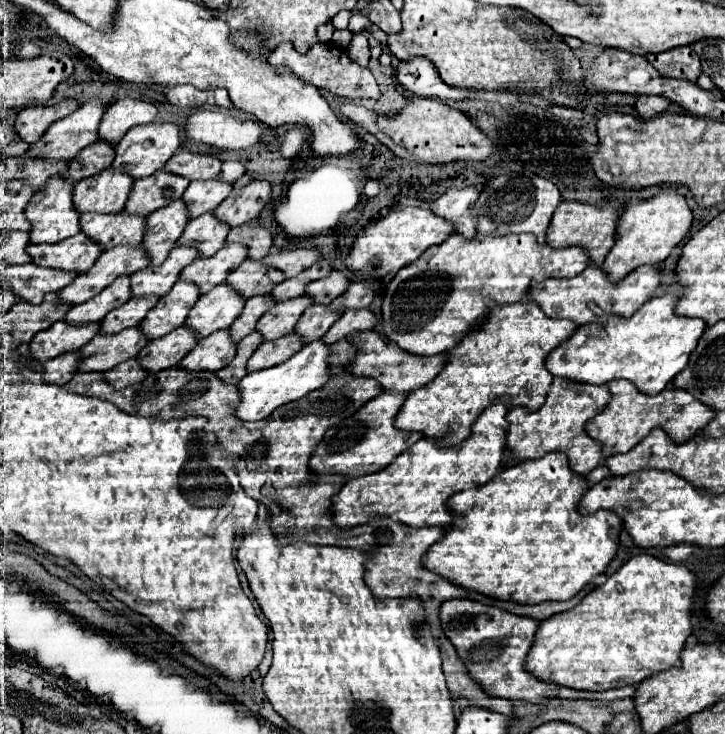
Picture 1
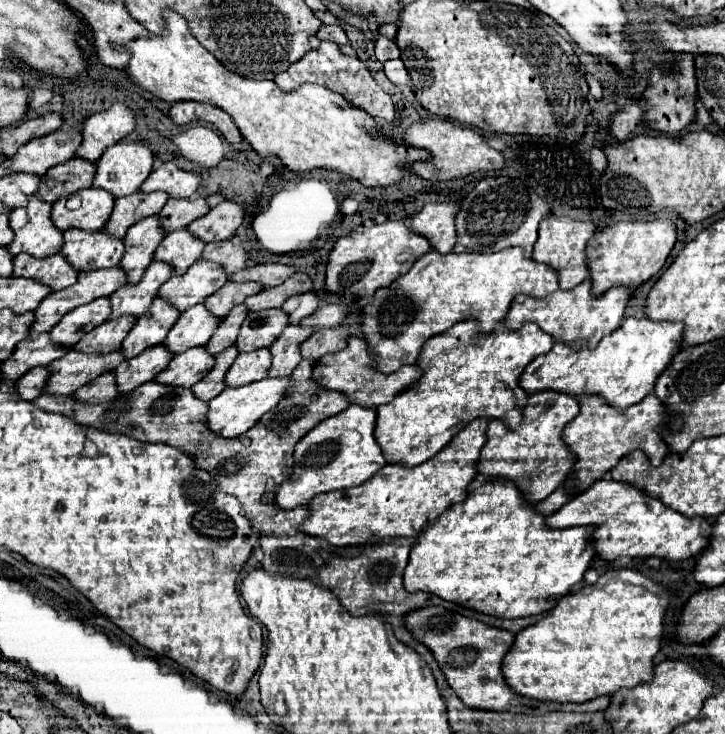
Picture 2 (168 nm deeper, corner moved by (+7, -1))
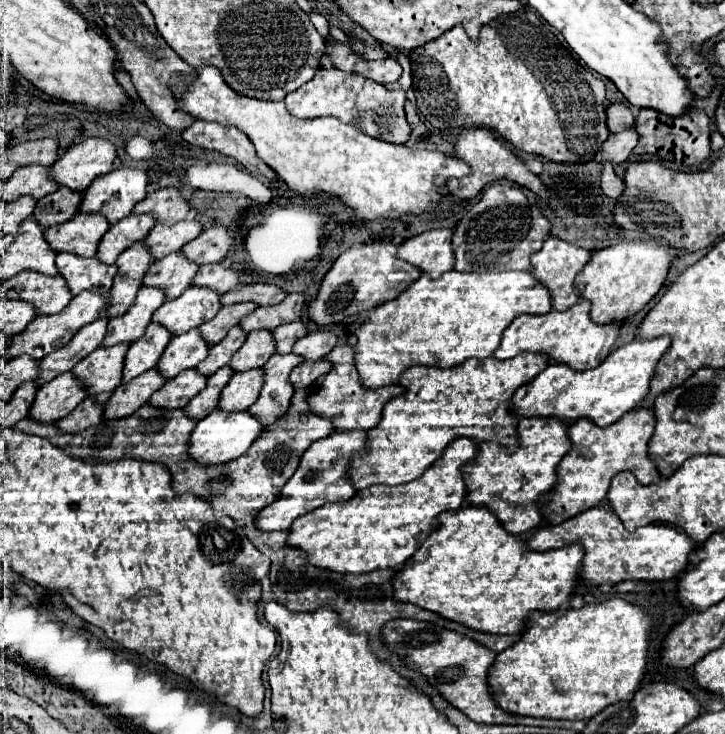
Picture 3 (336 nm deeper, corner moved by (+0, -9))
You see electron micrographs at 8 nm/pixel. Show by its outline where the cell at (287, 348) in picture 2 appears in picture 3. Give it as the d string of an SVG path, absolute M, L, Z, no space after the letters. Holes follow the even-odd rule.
M289 352L289 354L275 354L263 366L265 384L257 402L251 406L251 414L255 414L265 426L271 426L277 418L281 418L287 412L289 400L295 390L289 382L289 374L301 362L303 358L299 354Z

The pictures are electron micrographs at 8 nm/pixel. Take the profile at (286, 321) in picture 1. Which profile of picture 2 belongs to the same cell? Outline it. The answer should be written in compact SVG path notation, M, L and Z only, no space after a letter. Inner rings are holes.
M280 308L250 312L240 328L236 348L240 352L252 352L258 348L268 348L288 324L288 314Z

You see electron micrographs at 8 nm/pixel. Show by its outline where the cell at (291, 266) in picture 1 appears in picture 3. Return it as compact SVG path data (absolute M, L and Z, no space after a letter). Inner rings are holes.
M255 282L255 284L239 284L235 290L229 290L227 294L221 296L221 304L235 304L235 302L255 302L259 306L269 306L269 304L279 304L285 298L283 288L277 284L265 284L265 282Z

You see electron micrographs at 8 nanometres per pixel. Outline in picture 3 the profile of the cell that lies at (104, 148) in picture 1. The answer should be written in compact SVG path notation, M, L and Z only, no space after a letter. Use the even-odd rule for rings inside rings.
M61 186L53 194L47 194L37 202L33 218L41 222L45 228L55 226L59 222L67 222L77 214L81 206L81 198L83 192L75 192L67 186Z

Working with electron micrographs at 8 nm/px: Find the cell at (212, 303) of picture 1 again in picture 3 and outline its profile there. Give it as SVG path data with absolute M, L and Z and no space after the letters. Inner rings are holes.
M199 328L189 330L187 334L173 336L157 364L157 370L165 378L175 378L181 370L195 368L199 362L203 362L209 350L211 350L211 344L207 344Z

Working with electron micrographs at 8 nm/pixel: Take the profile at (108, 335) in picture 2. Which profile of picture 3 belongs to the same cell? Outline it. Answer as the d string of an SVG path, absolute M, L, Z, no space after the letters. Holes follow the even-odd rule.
M121 342L119 346L99 346L87 358L83 358L73 372L79 374L79 378L87 384L89 394L113 392L121 384L127 350L127 342Z

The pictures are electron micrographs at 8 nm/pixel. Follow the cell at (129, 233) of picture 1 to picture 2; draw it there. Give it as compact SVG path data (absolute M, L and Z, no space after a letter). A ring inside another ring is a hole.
M66 230L64 232L64 246L60 248L60 254L72 266L82 270L102 270L102 268L114 268L118 266L124 244L122 240L110 238L102 230L98 232L84 232L84 230Z

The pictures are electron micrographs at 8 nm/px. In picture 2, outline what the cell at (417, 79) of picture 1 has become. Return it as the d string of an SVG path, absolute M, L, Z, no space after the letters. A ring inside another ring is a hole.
M388 60L388 62L384 62L384 74L386 74L394 84L408 84L408 82L410 82L408 72L406 72L402 60Z

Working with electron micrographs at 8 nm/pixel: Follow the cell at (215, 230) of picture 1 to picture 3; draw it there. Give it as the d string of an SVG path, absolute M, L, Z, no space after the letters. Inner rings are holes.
M173 252L151 264L149 272L143 278L143 284L163 288L167 292L167 298L171 300L183 294L187 286L191 286L197 270L199 266L195 266L195 262L183 258L181 252Z

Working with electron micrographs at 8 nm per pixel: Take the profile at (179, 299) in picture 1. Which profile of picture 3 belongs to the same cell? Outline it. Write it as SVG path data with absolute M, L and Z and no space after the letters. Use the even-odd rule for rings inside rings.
M151 322L147 326L143 338L139 338L137 342L133 342L129 346L129 352L125 356L123 382L129 382L135 376L139 376L139 374L155 368L171 338L173 336L167 332L167 328L159 326L157 322Z

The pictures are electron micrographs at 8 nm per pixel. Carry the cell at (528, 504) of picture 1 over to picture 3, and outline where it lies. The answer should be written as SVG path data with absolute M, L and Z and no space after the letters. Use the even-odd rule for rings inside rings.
M463 506L457 512L445 512L441 526L419 544L415 554L397 570L393 586L395 598L411 602L419 608L441 614L443 618L461 622L473 630L491 634L519 634L525 630L525 618L533 610L557 610L573 594L581 582L583 544L575 542L565 548L535 552L519 536L509 534L499 518L485 506Z

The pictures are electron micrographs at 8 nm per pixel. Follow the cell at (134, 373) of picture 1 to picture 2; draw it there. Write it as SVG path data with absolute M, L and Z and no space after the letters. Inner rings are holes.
M114 372L102 374L102 376L96 378L94 382L90 382L88 386L82 386L80 390L76 390L74 398L76 398L78 402L84 402L84 404L100 404L100 402L108 402L108 400L116 398L116 394L118 394L114 382L116 382Z

